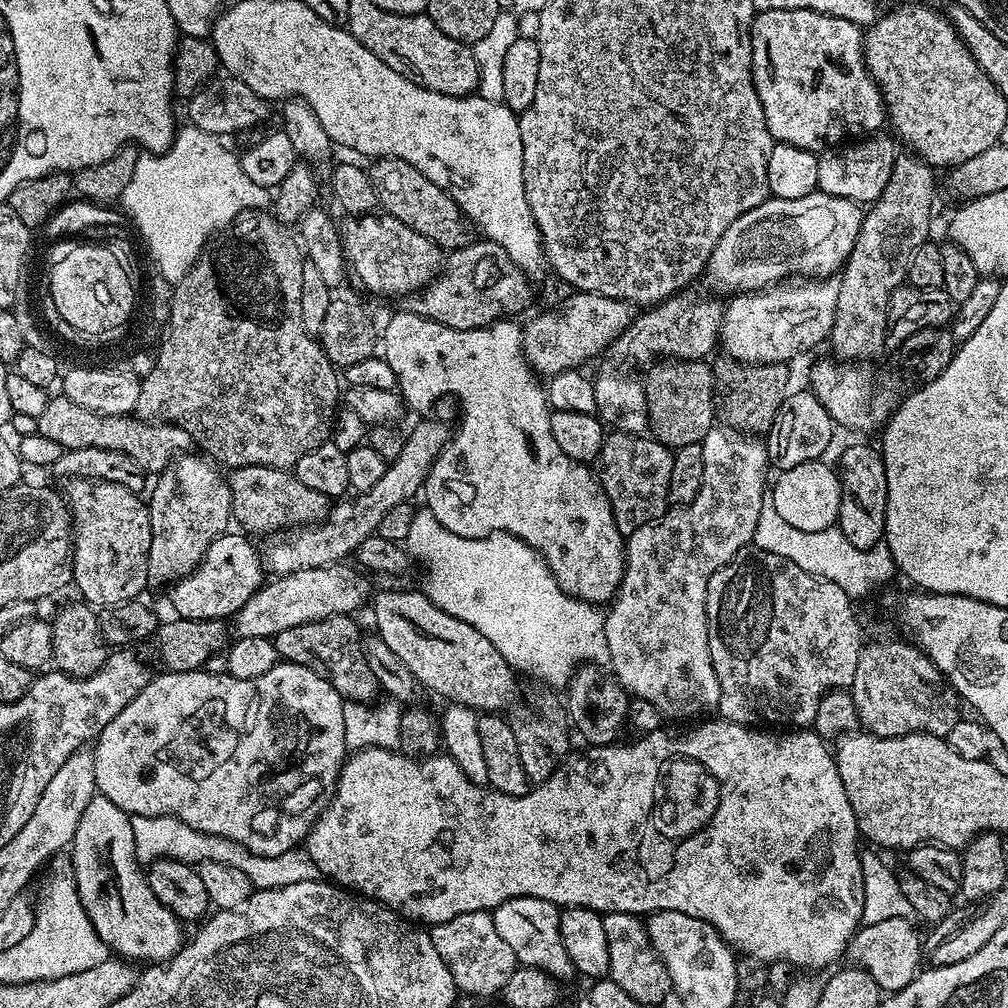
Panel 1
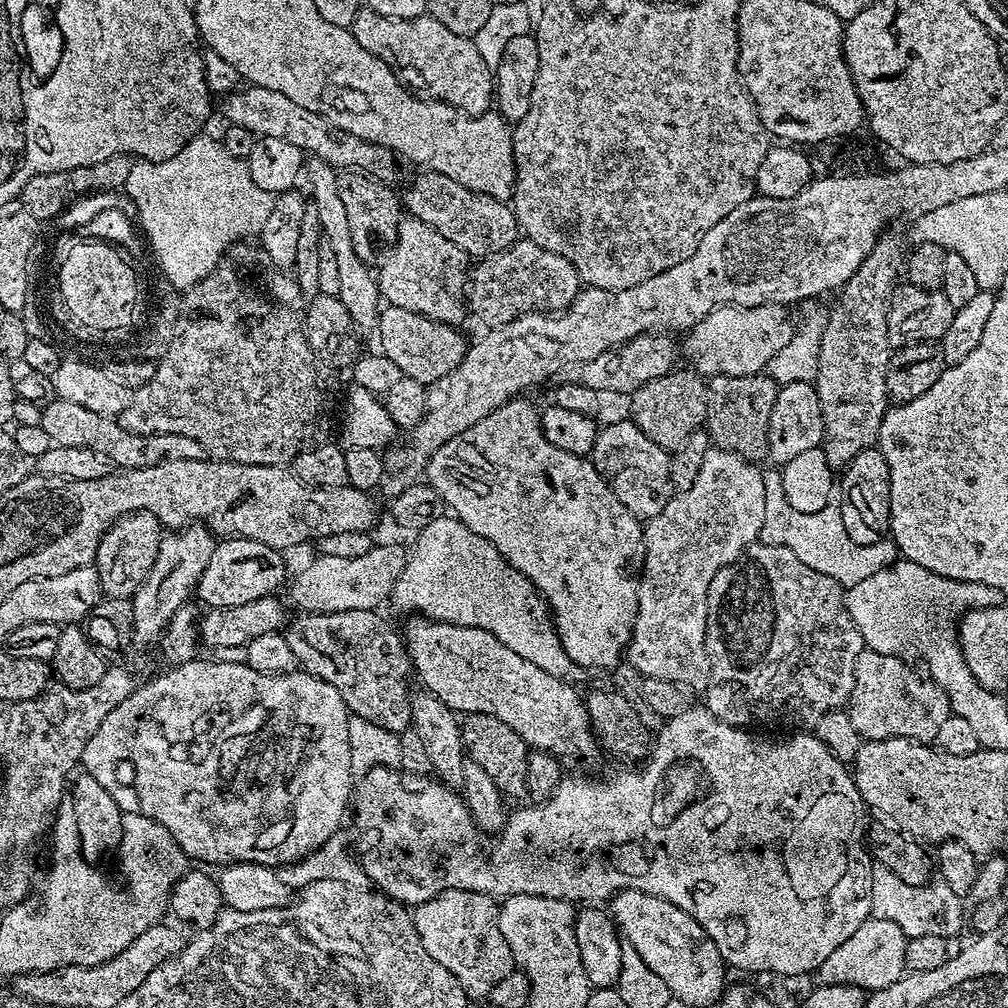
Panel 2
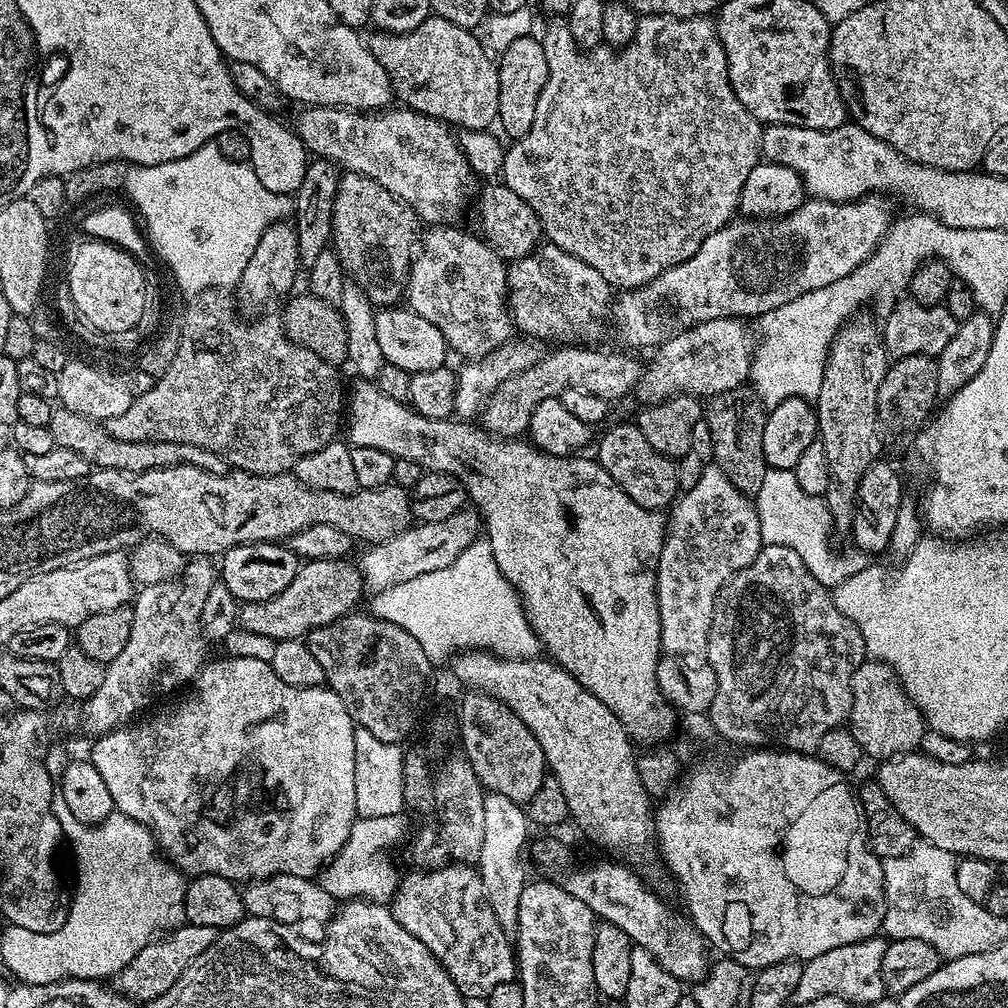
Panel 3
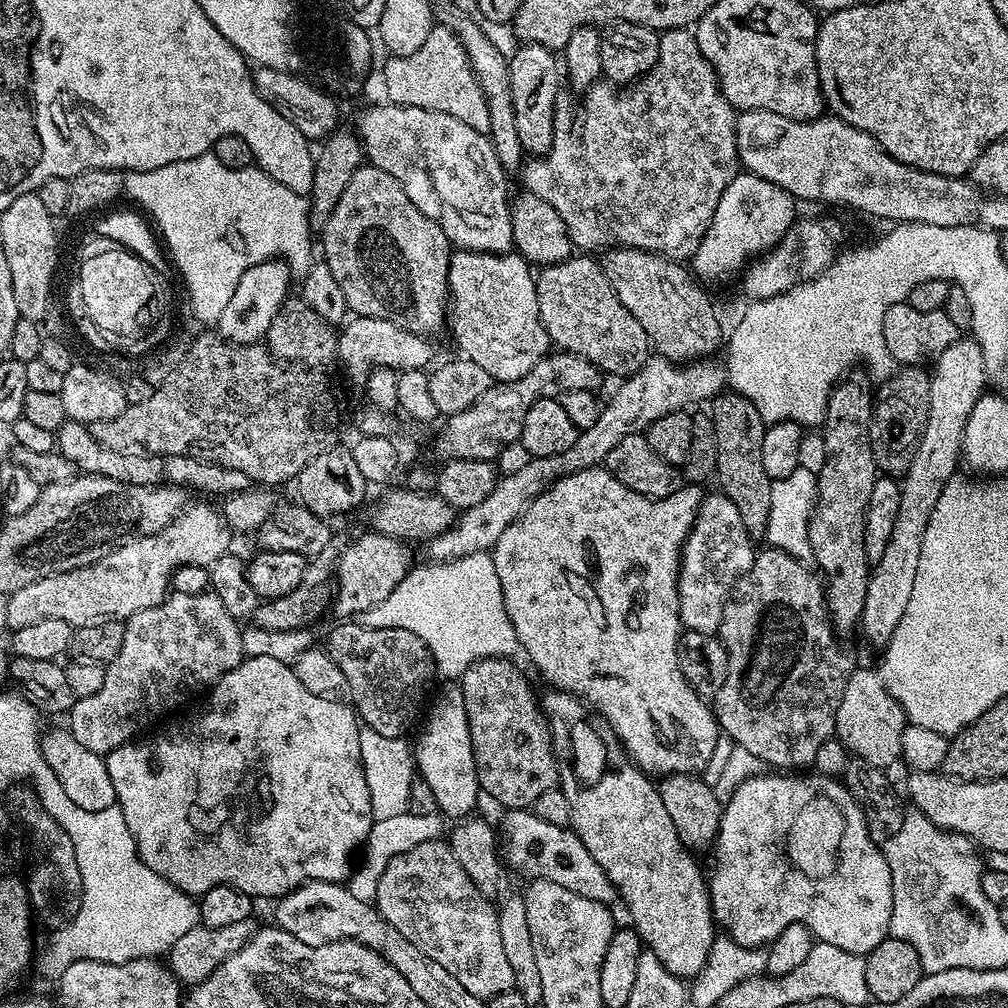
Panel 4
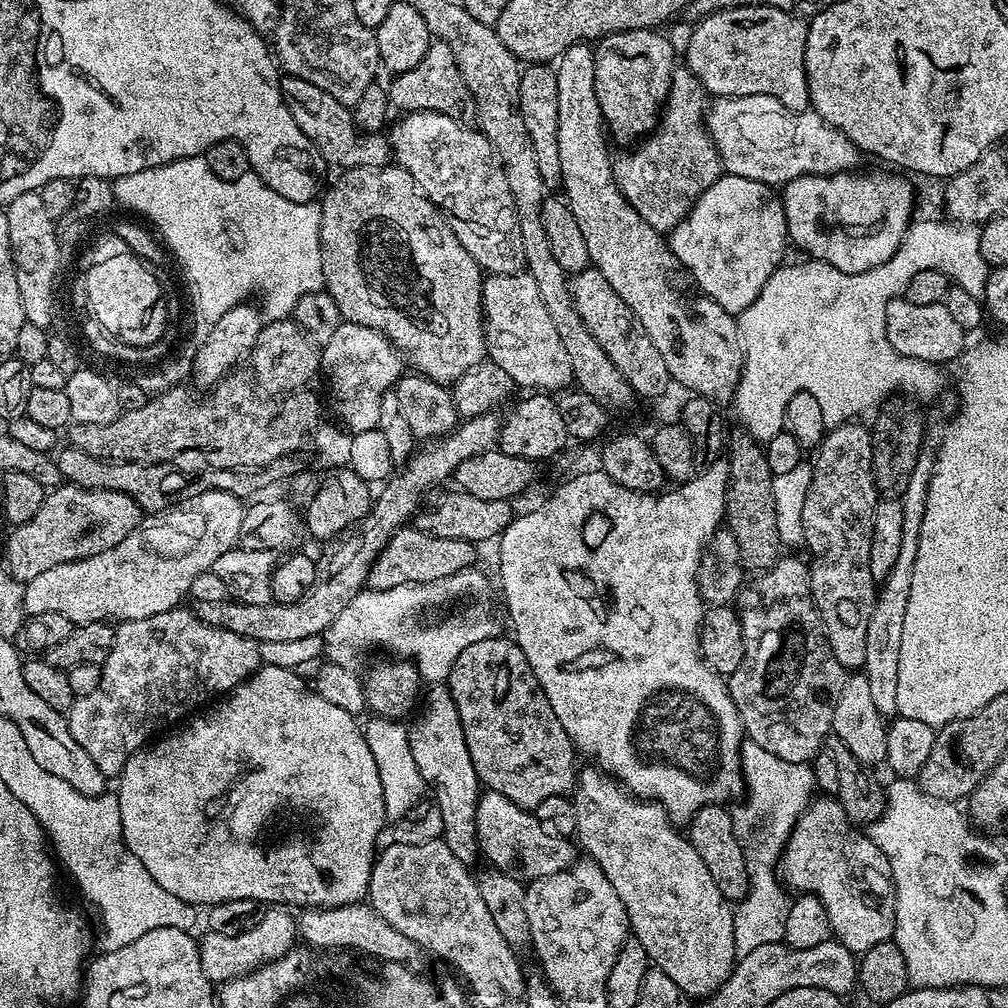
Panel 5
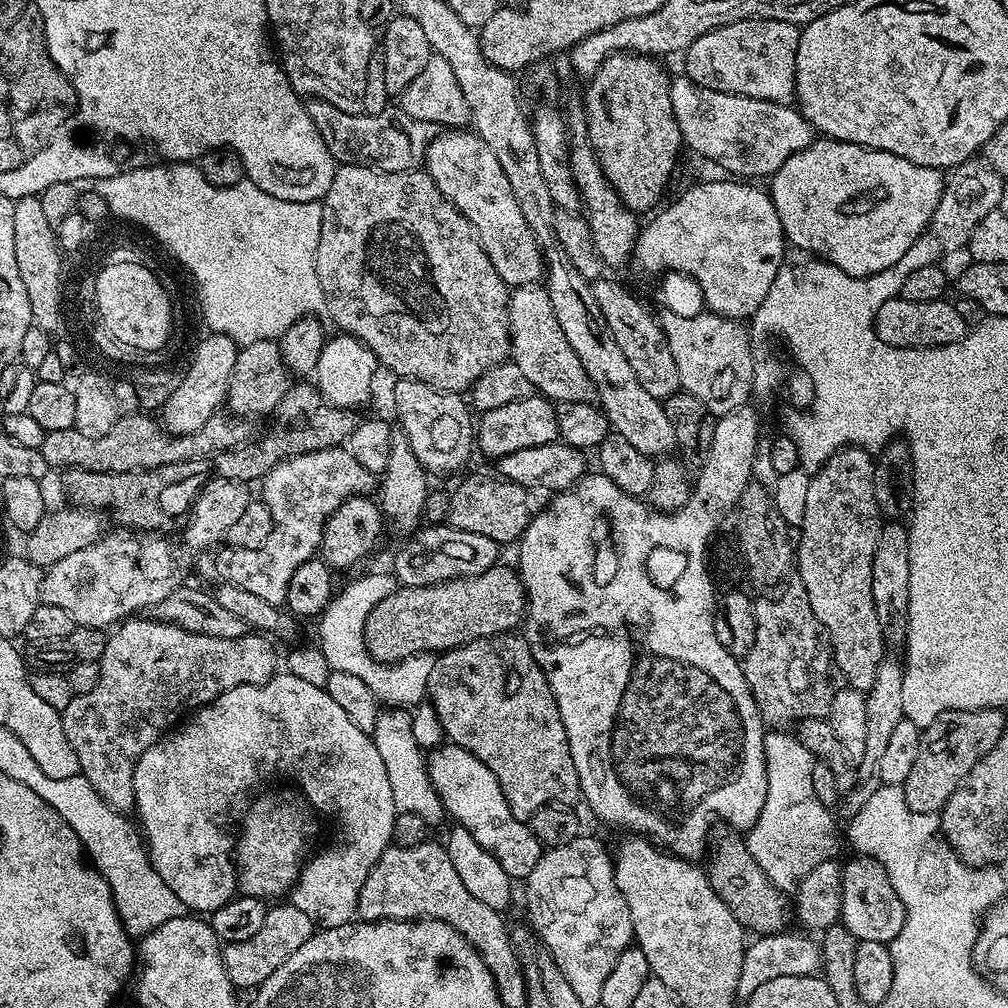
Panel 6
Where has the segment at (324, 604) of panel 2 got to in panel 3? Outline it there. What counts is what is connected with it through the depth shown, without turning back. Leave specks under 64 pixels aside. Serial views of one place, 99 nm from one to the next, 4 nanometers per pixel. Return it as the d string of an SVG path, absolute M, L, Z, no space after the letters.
M461 510L442 522L413 523L405 532L394 538L383 540L381 544L365 547L364 557L358 560L358 573L365 589L375 594L395 584L410 582L410 578L418 578L418 574L430 574L430 570L442 570L442 566L450 566L466 546L478 539L482 532L482 516L479 511Z

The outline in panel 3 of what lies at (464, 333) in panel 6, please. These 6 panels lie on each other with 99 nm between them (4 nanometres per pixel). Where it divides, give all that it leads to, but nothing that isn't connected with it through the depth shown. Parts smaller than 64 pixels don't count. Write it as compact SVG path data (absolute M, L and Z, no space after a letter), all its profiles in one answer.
M350 171L341 175L334 202L331 247L340 259L345 273L364 291L366 298L370 298L373 306L396 306L401 303L408 287L408 269L412 267L414 249L418 244L416 224L418 225L416 212L403 200L390 194L386 186L378 186L374 178L366 178L362 174Z

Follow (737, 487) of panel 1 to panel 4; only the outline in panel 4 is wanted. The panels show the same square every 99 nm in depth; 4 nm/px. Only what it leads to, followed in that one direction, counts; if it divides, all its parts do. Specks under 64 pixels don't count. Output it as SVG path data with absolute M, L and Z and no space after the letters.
M713 492L713 496L705 495L696 511L696 521L680 552L680 622L685 629L694 632L715 633L719 629L728 595L748 573L757 553L757 549L752 548L753 537L748 535L746 526L742 526L738 506L734 506L723 492Z

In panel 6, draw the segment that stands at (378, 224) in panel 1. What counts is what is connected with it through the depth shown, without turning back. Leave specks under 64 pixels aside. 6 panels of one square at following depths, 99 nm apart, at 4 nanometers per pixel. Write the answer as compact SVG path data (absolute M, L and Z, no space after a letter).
M539 283L522 284L511 289L508 298L508 330L512 334L511 363L526 374L533 389L553 402L589 402L593 399L592 379L586 374L578 354L566 342L566 334L554 318L550 294Z

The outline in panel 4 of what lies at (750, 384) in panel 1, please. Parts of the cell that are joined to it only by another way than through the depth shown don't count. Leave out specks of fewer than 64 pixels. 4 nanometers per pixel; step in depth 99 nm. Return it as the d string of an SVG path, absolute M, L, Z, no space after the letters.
M731 390L710 401L710 415L714 422L714 434L718 438L715 483L720 483L717 484L719 491L730 498L734 506L738 506L738 514L742 514L742 526L746 526L748 535L753 538L763 537L770 514L770 490L773 482L762 466L765 422L759 417L758 410L754 410L754 402Z

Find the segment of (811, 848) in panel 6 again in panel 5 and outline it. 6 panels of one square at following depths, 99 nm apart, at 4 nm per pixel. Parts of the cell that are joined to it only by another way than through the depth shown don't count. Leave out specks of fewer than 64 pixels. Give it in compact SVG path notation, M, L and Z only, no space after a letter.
M745 739L742 743L740 764L748 803L731 807L732 824L740 836L746 836L757 822L759 824L751 844L748 844L748 894L733 907L734 944L739 957L760 946L783 941L793 899L777 872L779 858L798 817L811 804L816 792L813 770L809 763L782 759L772 751L764 750L753 740Z

